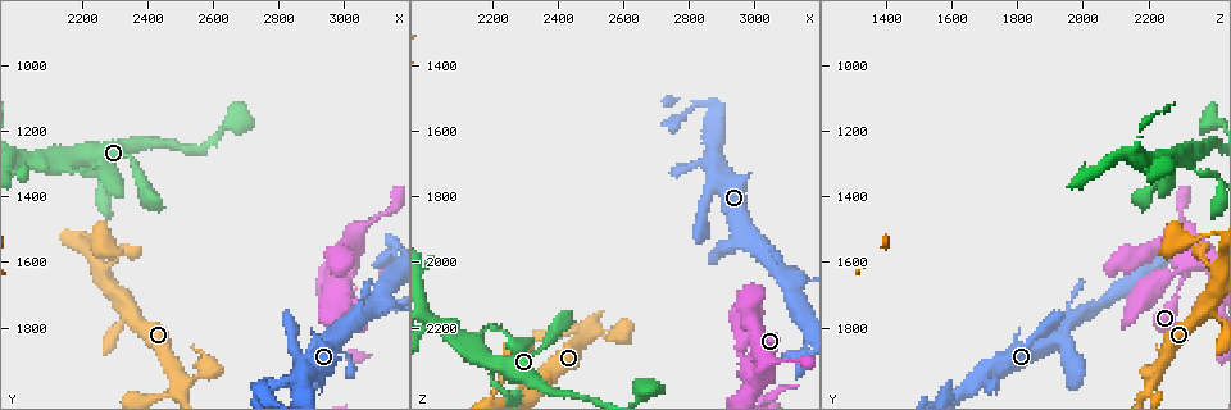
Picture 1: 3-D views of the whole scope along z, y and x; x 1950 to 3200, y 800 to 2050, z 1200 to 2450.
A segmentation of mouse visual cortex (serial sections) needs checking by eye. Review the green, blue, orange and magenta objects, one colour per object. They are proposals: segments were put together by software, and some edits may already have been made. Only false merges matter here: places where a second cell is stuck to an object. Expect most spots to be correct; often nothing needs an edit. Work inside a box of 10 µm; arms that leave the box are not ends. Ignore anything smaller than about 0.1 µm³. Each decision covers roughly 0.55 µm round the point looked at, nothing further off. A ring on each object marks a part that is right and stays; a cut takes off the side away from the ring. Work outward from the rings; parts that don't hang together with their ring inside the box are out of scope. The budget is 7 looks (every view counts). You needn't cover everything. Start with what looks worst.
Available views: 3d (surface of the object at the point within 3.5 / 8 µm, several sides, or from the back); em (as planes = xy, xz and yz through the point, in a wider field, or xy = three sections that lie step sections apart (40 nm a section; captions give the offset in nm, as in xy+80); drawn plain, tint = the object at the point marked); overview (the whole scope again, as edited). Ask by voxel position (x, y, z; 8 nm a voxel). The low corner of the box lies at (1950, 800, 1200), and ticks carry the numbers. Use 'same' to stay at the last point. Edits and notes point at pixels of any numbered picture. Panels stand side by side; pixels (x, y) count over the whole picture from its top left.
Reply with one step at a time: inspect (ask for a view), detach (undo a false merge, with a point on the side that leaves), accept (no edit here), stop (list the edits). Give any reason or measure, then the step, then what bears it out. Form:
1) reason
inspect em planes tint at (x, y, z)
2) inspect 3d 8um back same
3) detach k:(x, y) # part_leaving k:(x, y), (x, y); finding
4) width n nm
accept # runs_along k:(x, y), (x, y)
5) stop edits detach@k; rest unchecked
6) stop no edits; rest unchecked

abrupt turn
inspect 3d 3.5um at (2200, 1320, 2360)

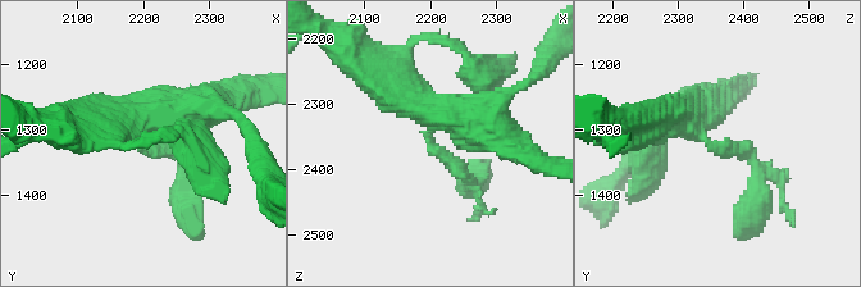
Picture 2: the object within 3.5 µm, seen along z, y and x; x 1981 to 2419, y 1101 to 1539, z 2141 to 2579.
arm_widths 200, 450 nm
inspect em planes tint at (2200, 1330, 2360)

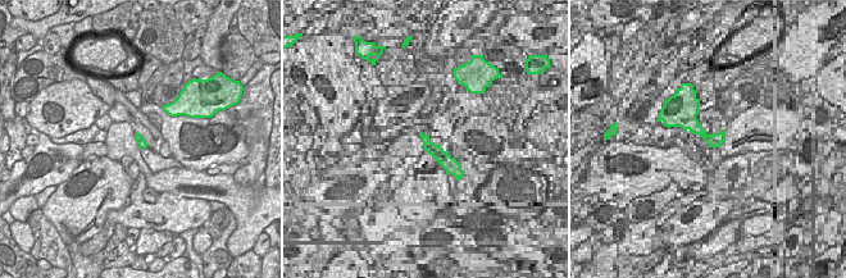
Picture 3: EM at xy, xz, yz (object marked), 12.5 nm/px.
accept # runs_along 2:(689, 110), (713, 146), (748, 154), (759, 194); one cell here

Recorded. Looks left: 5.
three arms meet
inspect 3d 3.5um at (2510, 1980, 2210)

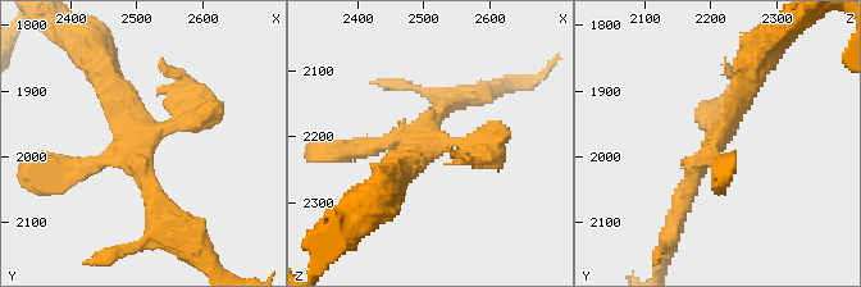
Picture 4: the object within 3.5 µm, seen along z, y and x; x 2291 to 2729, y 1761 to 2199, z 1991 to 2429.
need the tissue
inspect em xy step 5 tint at (2500, 1970, 2210)

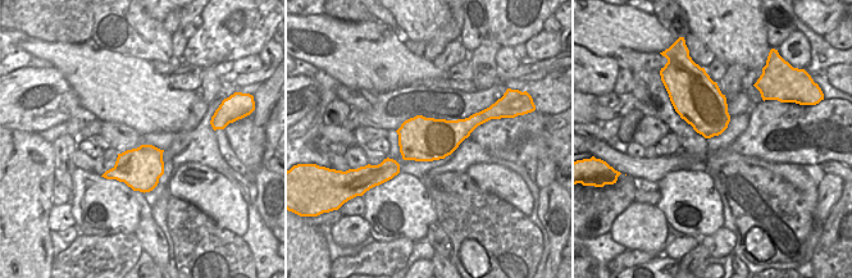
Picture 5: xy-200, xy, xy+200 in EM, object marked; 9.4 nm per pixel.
width 420 nm
accept # runs_along 4:(100, 68), (136, 139), (65, 169); all the same cell

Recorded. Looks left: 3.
inspect 3d 3.5um at (3020, 1620, 2320)

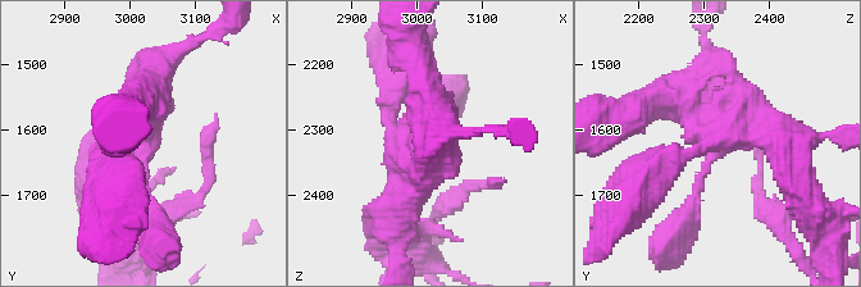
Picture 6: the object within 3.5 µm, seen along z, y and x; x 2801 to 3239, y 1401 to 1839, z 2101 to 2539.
inspect em xy step 1 tint at (3020, 1620, 2325)

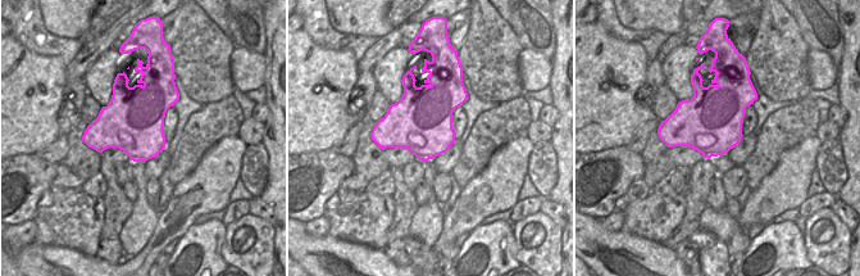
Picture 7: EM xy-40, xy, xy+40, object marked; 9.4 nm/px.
accept # runs_along 6:(686, 217), (719, 131), (660, 99); continuous, no second cell

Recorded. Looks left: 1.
stop no edits; rest unchecked

